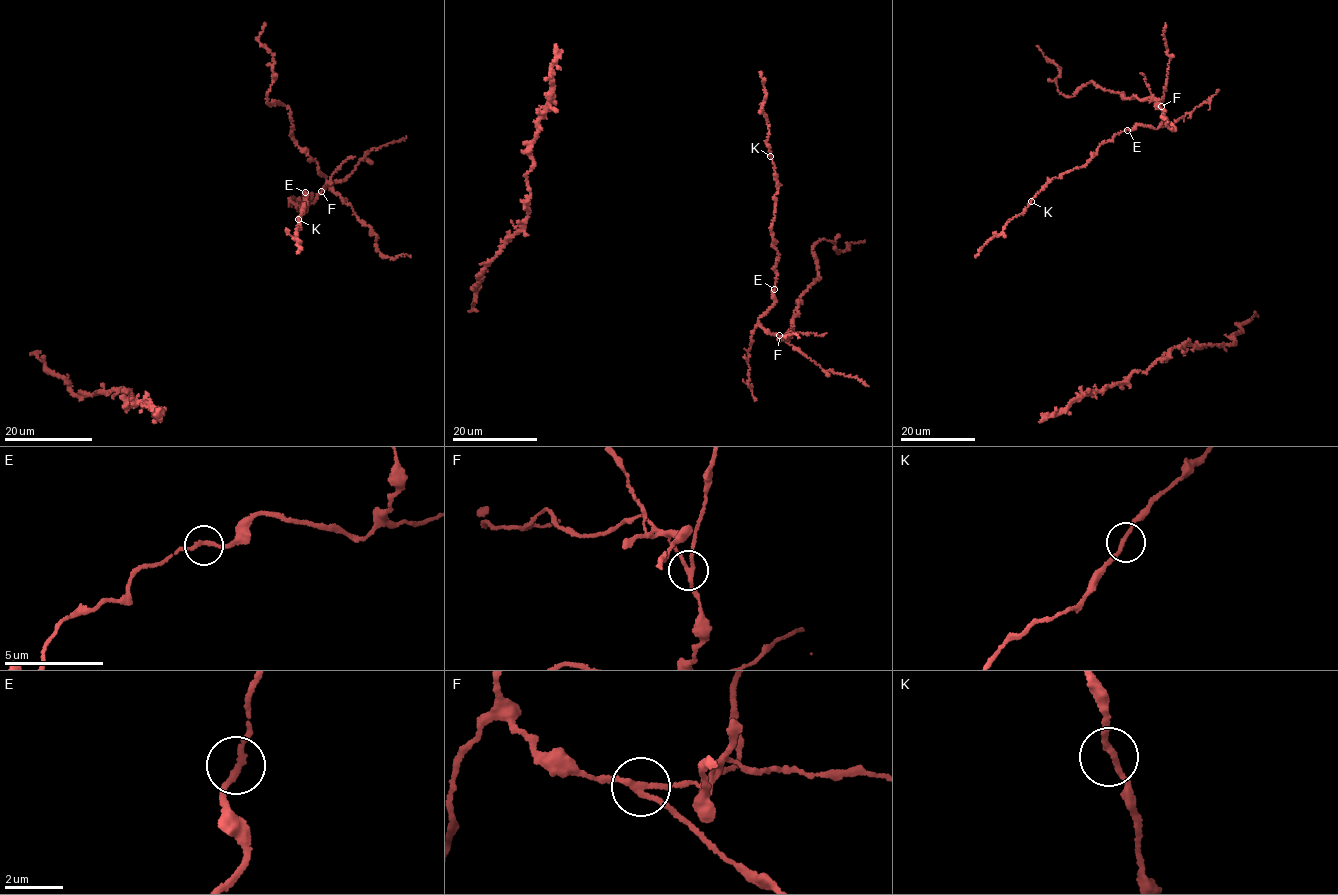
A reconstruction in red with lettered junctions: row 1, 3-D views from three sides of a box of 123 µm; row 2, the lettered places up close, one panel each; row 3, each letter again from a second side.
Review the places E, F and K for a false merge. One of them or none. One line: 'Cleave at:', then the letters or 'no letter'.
Cleave at: F

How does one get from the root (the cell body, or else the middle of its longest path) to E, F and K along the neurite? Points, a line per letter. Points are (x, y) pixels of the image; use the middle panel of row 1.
E: (759, 71), (765, 92), (762, 110), (768, 120), (766, 141), (778, 188), (771, 226), (778, 253), (774, 289)
F: (759, 71), (778, 188), (771, 226), (778, 253), (774, 304), (758, 320), (766, 331), (779, 335)
K: (759, 71), (765, 92), (762, 110), (768, 120), (766, 141), (770, 156)

